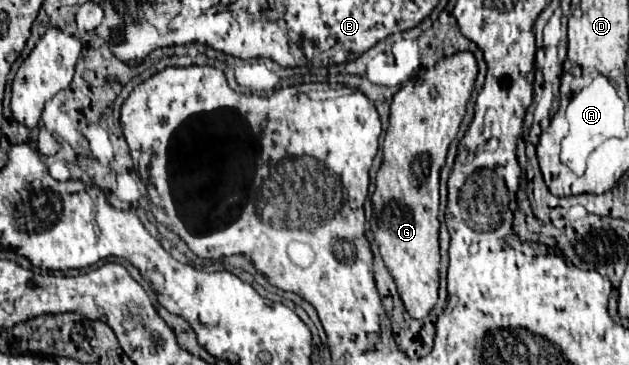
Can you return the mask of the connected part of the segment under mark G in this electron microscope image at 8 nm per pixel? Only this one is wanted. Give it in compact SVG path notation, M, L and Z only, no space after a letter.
M469 51L455 53L441 59L435 67L423 71L409 79L391 101L389 127L383 141L383 163L375 177L373 203L373 235L379 245L385 267L397 283L399 297L407 313L415 319L423 319L437 303L439 289L439 169L445 163L449 143L455 139L461 119L465 115L465 105L473 93L477 77L477 61Z

